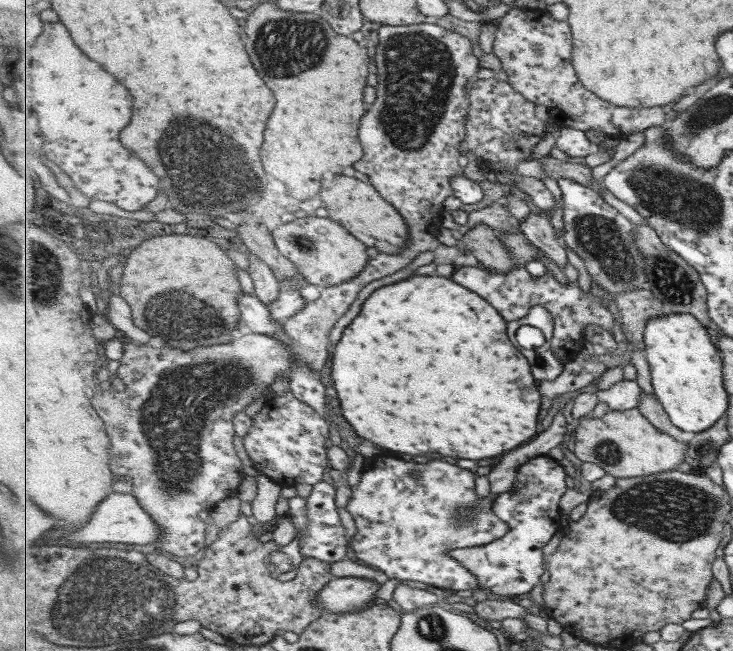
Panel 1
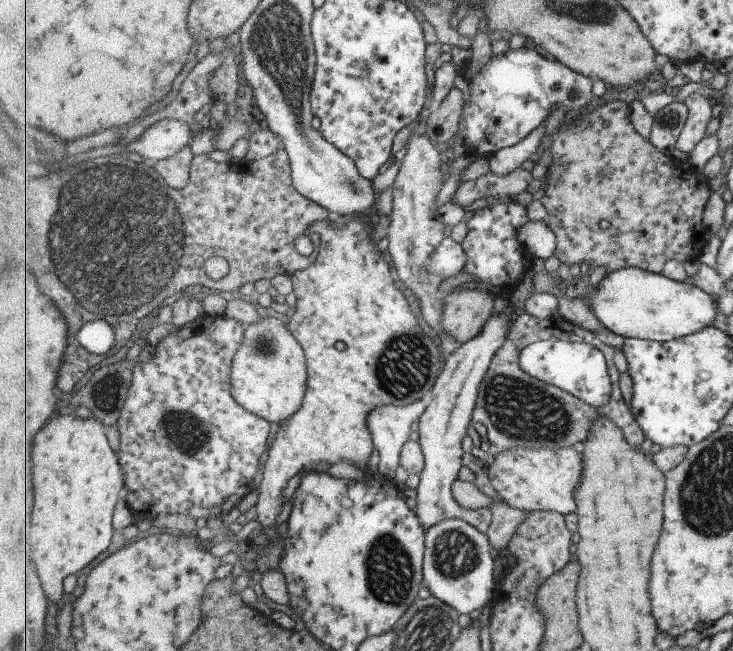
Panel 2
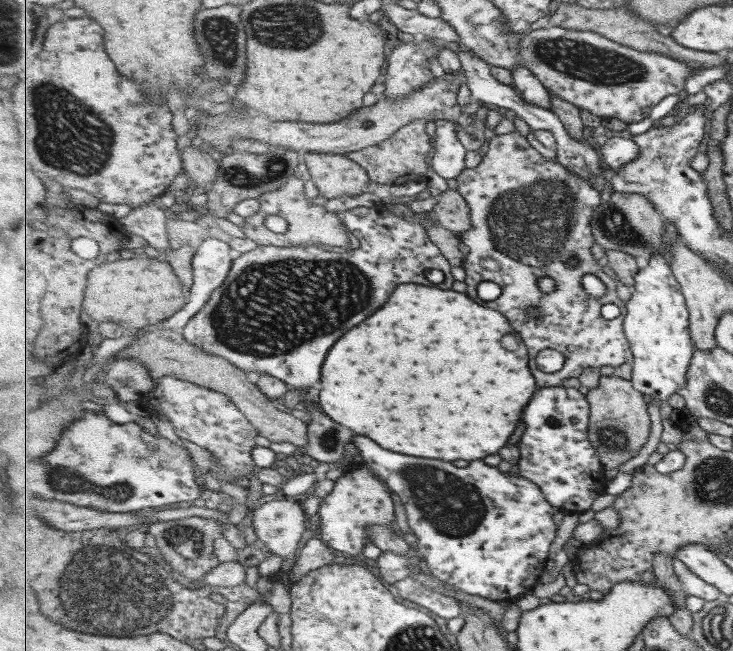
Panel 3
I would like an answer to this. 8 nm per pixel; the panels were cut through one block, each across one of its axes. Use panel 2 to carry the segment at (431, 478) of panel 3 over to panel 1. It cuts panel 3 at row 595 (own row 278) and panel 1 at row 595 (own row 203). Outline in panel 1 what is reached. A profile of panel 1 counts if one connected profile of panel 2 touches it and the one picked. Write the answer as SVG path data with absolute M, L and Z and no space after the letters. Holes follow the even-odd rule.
M548 455L531 458L529 462L519 468L517 482L513 484L513 488L507 492L499 493L494 501L495 514L509 523L511 532L498 541L493 541L485 546L473 546L473 548L467 547L451 551L451 557L455 562L463 563L467 569L475 573L475 577L479 579L479 588L488 589L494 598L514 598L519 594L531 592L541 582L541 576L545 574L547 569L547 562L545 562L547 558L543 556L541 548L545 548L545 544L563 528L561 525L561 515L563 514L561 498L568 491L565 480L567 480L567 472L563 470L559 460L552 459Z

